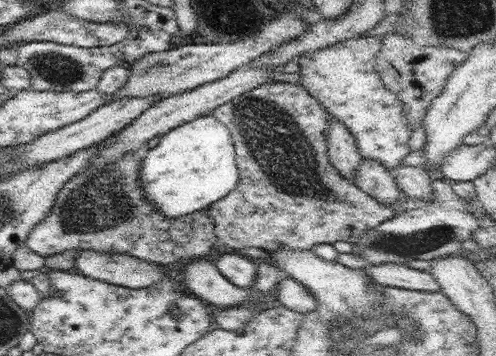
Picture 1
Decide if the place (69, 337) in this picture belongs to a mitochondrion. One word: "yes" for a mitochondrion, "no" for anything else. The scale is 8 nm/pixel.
no

